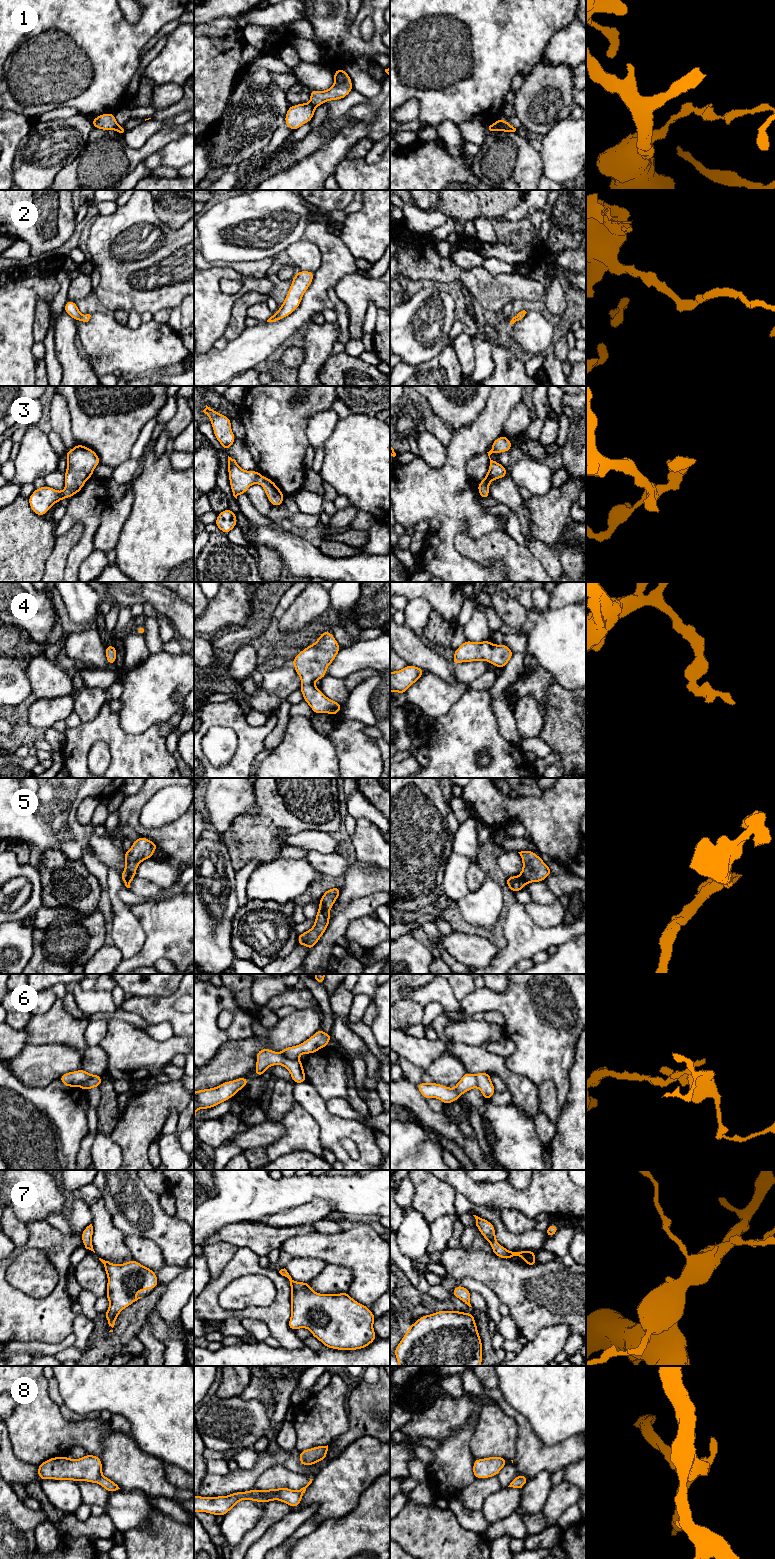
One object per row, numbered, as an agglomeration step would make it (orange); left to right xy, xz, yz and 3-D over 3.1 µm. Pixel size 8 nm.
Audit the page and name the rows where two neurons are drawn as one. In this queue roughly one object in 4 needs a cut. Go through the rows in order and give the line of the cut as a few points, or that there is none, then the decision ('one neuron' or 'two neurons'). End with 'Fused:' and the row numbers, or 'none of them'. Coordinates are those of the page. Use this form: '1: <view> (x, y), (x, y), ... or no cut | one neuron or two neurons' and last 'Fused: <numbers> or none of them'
1: yz (494, 123), (500, 129) | two neurons
2: no cut | one neuron
3: no cut | one neuron
4: no cut | one neuron
5: no cut | one neuron
6: xy (98, 1075), (85, 1080), (80, 1085) | two neurons
7: no cut | one neuron
8: no cut | one neuron
Fused: 1, 6

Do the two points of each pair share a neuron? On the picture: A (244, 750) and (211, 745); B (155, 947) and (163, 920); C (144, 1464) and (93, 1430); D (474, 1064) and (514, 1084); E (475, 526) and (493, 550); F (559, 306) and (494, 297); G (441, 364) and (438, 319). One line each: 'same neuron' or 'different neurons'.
A: different neurons
B: same neuron
C: different neurons
D: same neuron
E: different neurons
F: different neurons
G: different neurons

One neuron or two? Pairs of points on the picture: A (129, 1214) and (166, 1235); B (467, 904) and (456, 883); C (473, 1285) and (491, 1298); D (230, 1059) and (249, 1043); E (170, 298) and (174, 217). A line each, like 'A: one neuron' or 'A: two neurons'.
A: one neuron
B: two neurons
C: one neuron
D: one neuron
E: two neurons

